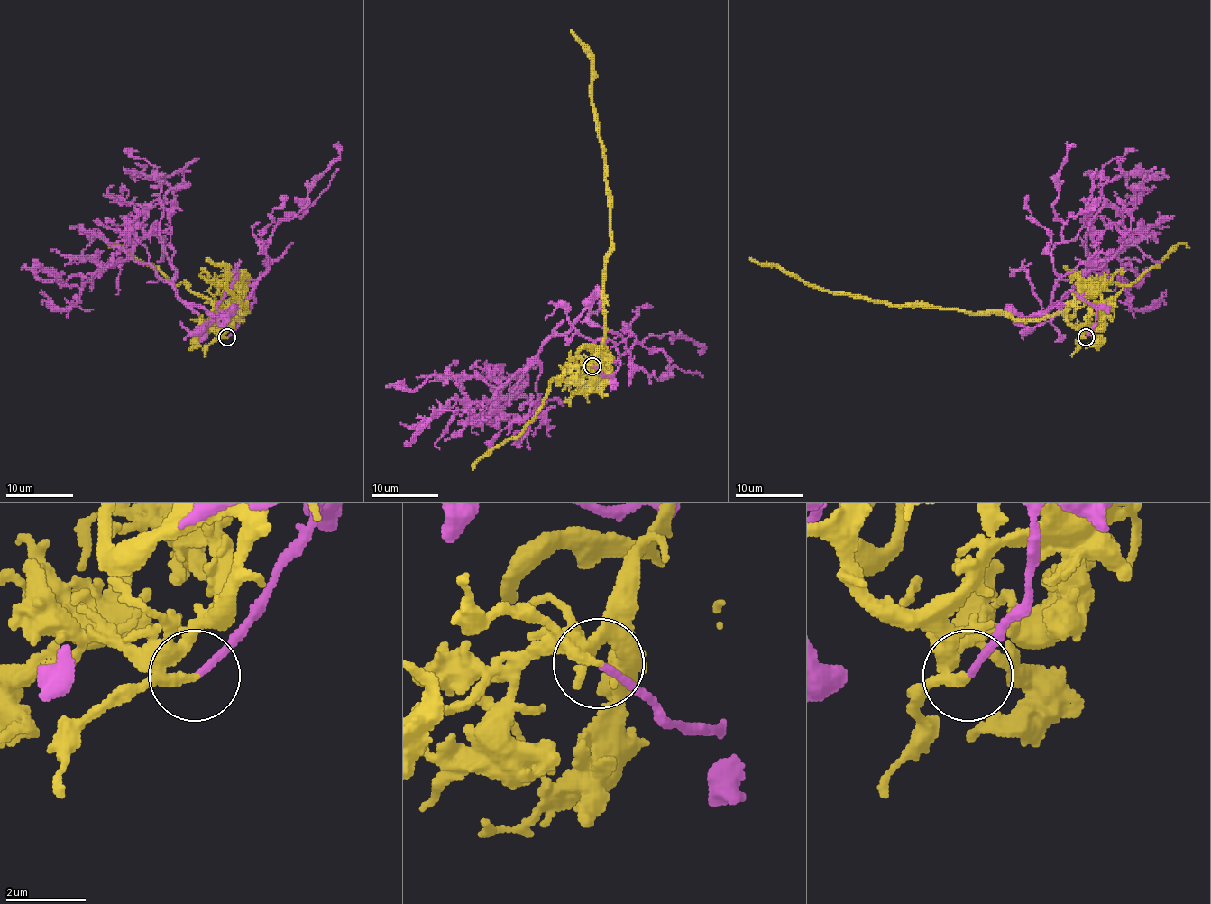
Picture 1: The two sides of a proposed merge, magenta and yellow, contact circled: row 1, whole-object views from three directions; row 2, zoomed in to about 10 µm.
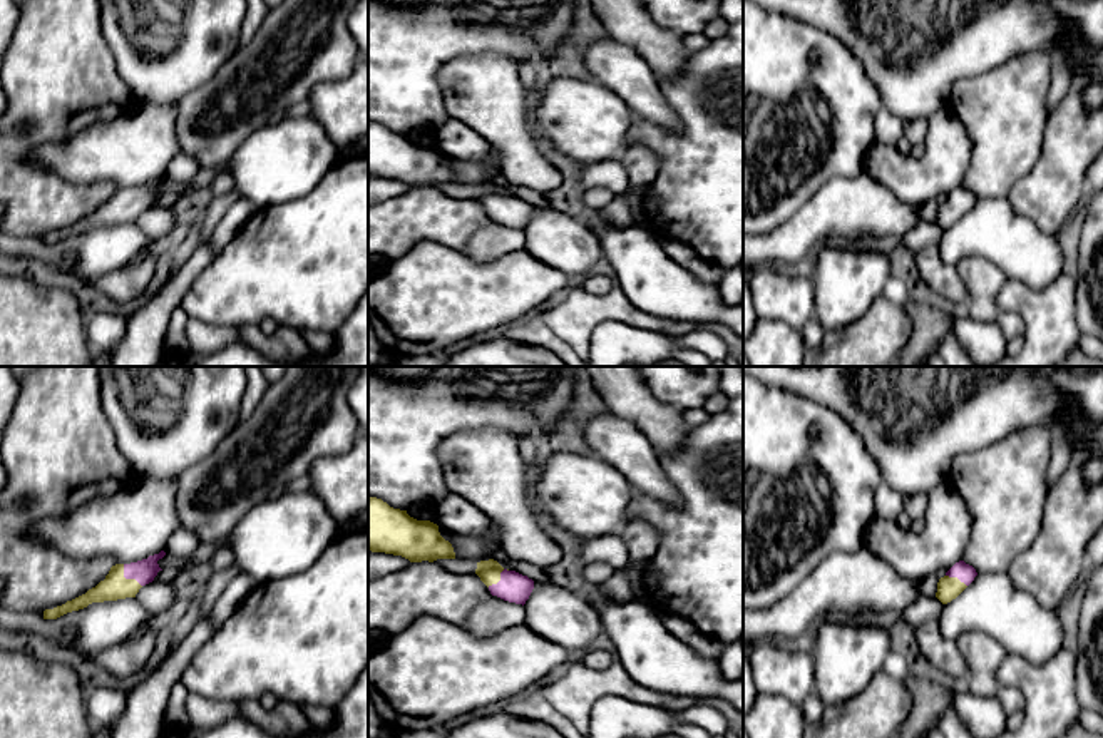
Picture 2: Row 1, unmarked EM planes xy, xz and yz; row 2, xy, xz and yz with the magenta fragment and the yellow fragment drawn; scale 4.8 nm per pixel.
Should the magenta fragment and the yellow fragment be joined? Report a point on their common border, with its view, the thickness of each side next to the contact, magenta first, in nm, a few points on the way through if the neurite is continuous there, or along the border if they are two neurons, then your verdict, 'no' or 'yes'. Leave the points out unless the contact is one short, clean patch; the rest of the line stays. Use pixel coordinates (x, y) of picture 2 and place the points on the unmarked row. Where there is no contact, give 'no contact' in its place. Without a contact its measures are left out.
xy (128, 203) | 120/120 nm | no

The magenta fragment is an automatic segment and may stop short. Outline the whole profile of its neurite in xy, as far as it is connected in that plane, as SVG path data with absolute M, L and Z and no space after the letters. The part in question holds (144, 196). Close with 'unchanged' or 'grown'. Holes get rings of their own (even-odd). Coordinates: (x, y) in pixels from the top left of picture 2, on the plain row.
M161 176L159 179L149 181L147 184L124 189L124 202L136 204L141 211L152 208L157 197L162 196L157 186L164 181L166 177Z; unchanged

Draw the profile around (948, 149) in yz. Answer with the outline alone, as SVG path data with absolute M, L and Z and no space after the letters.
M944 105L927 117L921 157L911 159L895 146L874 142L865 154L864 172L890 189L900 202L922 206L959 187L971 157L972 144L966 127Z

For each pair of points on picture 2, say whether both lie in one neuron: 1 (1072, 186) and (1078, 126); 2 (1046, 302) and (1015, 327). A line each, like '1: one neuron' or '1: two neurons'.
1: one neuron
2: two neurons

